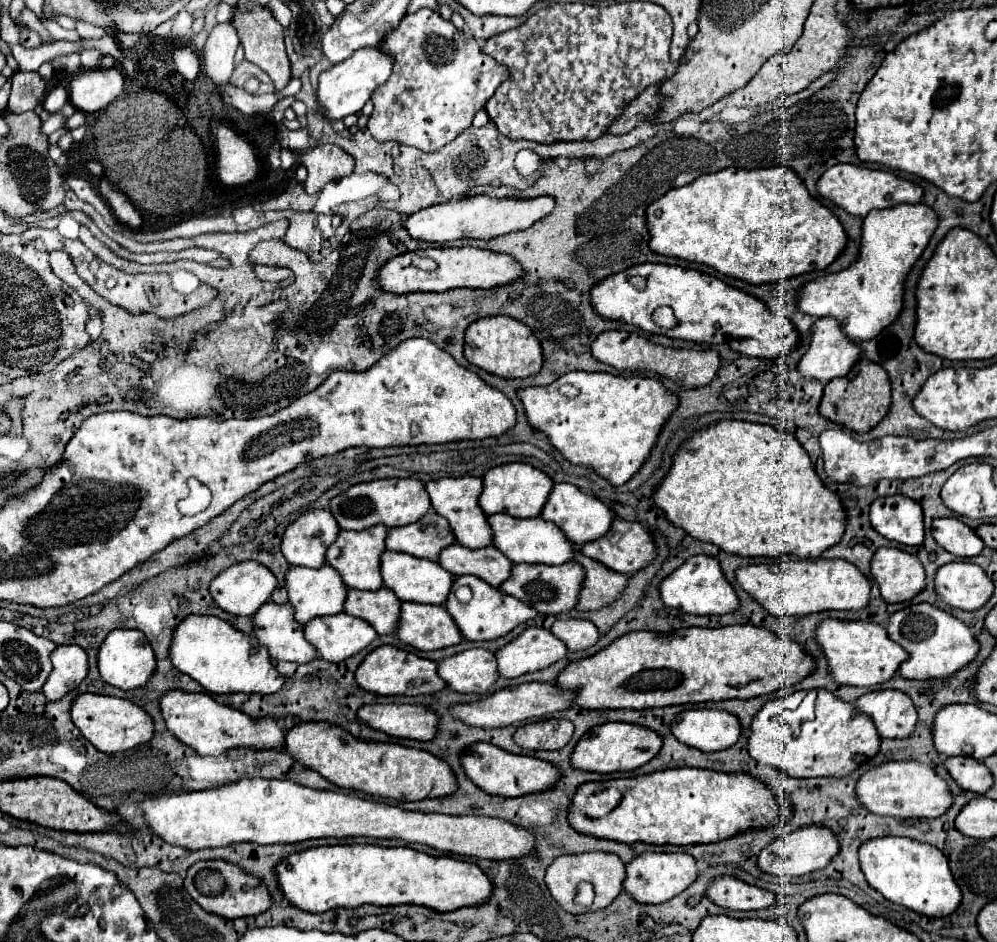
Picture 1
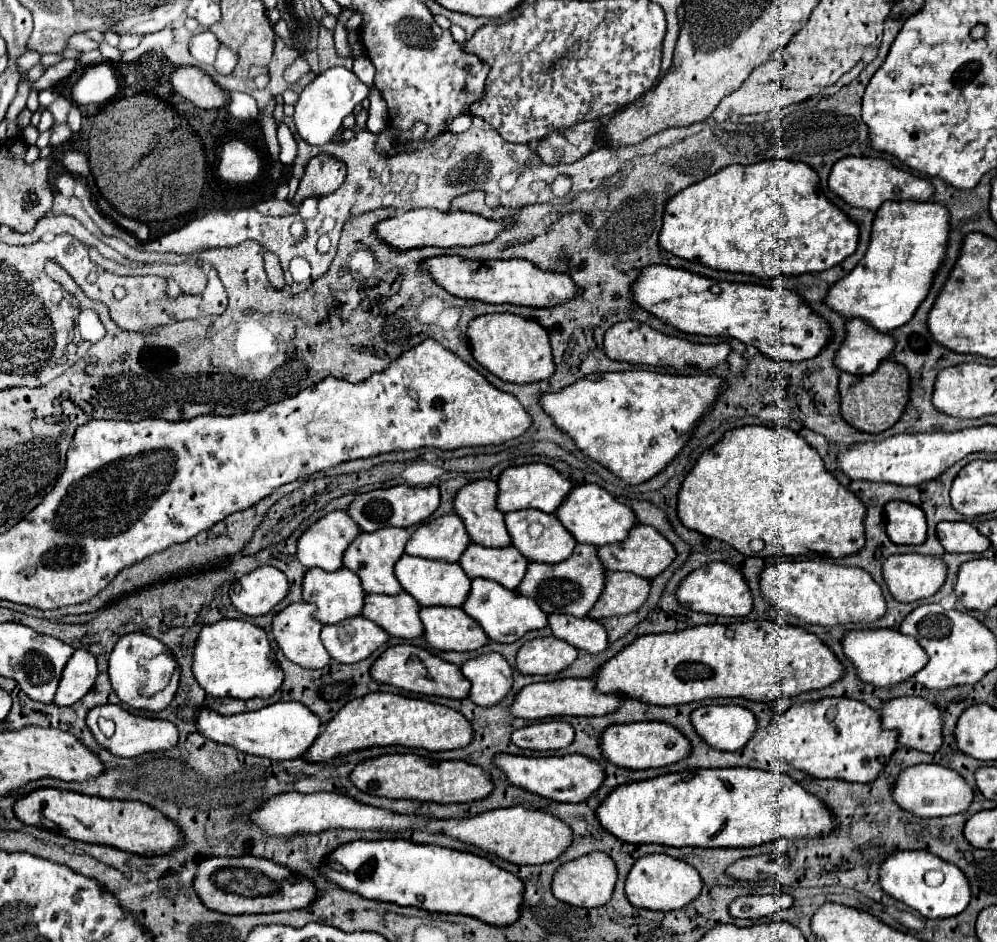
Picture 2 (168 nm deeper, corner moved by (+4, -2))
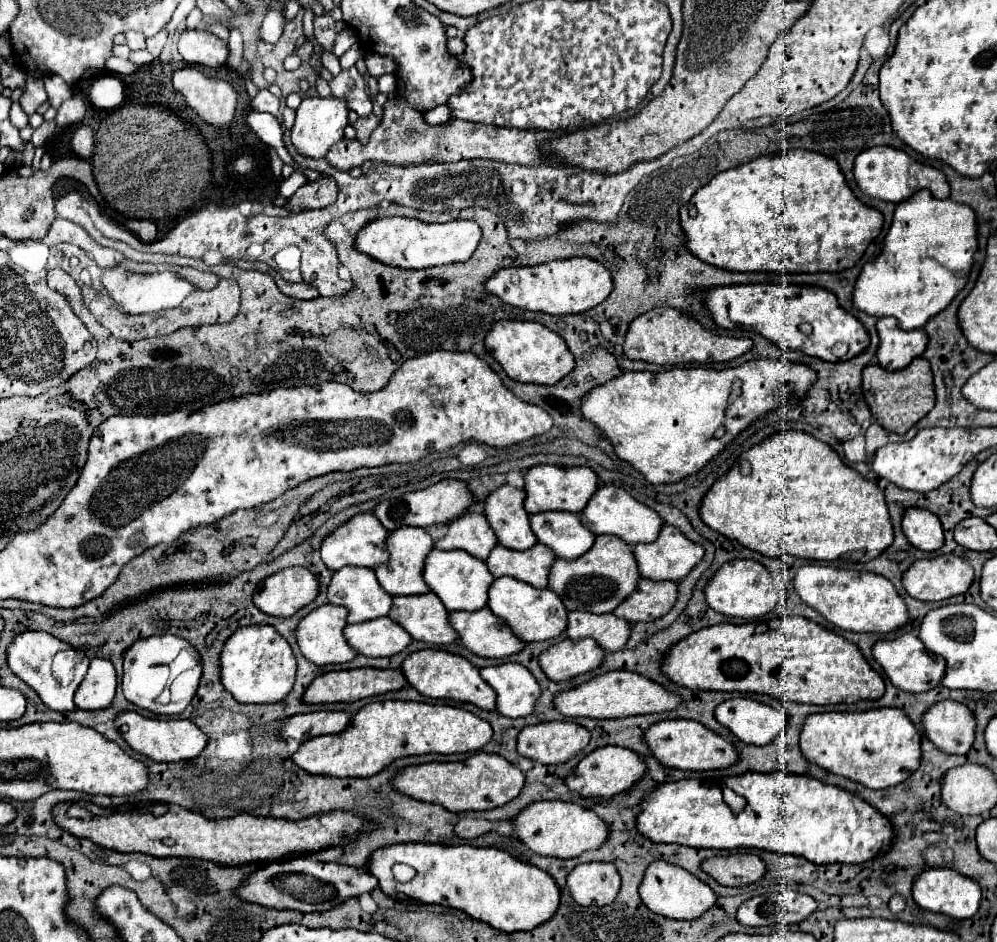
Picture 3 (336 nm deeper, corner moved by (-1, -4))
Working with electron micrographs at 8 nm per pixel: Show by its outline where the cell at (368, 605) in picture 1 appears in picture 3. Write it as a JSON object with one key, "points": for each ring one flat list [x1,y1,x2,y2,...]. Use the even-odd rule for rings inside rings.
{"points":[[433,592,419,596,395,596,389,614,407,632,427,644,453,644,459,642,459,634,449,624,449,612]]}

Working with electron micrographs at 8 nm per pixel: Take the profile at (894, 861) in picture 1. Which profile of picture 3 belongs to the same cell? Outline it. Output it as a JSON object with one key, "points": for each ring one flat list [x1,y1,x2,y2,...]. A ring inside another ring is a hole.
{"points":[[925,870,913,886,915,902,929,910,951,918,971,918,979,910,981,890,971,878,955,874,955,870]]}

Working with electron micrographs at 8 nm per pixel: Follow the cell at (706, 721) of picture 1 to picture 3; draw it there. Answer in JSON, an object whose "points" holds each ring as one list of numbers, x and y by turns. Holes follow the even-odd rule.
{"points":[[731,698,717,706,715,718,741,742,765,746,779,736,789,716,753,698]]}

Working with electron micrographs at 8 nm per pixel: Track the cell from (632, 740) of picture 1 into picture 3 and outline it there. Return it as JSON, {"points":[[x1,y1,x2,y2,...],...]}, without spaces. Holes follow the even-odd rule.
{"points":[[663,720,657,726,651,726,645,738,653,756,661,764,671,768,703,772,703,770,723,770,739,762,739,752,727,738,715,734,713,730,695,720]]}

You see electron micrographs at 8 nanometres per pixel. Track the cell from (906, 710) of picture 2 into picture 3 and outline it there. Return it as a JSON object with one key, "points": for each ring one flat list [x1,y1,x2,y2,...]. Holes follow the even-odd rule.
{"points":[[937,702,923,714,927,738,947,754,967,754,975,740,977,720,961,702]]}

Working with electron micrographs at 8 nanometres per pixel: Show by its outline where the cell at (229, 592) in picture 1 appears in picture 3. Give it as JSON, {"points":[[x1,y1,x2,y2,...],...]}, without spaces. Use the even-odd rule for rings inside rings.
{"points":[[303,566,285,568,263,580,263,586,255,594,255,604,265,614,289,618,317,598,319,586,321,582,311,570]]}

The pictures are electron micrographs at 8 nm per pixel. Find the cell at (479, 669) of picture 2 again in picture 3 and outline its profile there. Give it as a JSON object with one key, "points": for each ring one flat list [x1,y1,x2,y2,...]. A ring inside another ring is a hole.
{"points":[[515,662,489,666,481,668,481,676,497,692,497,712,509,718,533,714,541,686,525,666]]}

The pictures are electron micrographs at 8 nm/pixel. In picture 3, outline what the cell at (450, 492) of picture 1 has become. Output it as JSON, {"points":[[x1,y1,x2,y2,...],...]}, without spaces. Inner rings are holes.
{"points":[[503,484,483,502,485,516,495,530,499,544,511,550,529,550,537,544,537,536,529,524,529,514,523,506,523,492,523,488]]}

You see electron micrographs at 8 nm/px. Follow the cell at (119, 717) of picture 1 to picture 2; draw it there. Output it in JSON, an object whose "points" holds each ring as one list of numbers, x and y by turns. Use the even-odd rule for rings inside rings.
{"points":[[104,704,104,706,96,706,88,712,86,716,86,726,90,728,92,736,96,738,96,742,106,748,110,754,114,756,122,756,122,758,132,758,144,752,156,752,156,750,166,750,170,746,174,746,178,742,178,730,174,728,174,724,170,724,168,720,158,720,158,718,142,718,142,716,134,716,130,712,126,712,124,708,116,706,116,704],[98,718,106,718,112,720,116,724,116,734,112,738,106,738,100,730,98,730]]}

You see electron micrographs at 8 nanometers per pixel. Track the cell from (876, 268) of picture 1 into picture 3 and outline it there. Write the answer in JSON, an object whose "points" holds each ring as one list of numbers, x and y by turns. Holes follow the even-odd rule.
{"points":[[919,190,919,194,897,204,881,254,869,260,857,278,853,304,877,318,897,318,905,330,923,328,965,288,977,252,977,238,975,210,949,198,931,198,927,190]]}

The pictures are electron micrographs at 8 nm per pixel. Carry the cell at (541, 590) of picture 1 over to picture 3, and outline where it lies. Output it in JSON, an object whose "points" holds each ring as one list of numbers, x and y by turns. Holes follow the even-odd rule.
{"points":[[597,536,593,548,577,560,557,558,551,568,549,588,559,594,567,610,587,610,593,614,613,612,619,602,633,594,641,574,633,556,633,548,619,536]]}

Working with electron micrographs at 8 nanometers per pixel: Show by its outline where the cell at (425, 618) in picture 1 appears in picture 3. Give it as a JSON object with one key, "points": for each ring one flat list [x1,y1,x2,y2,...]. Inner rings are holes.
{"points":[[489,608,477,612,451,612,449,620,459,632,461,644,477,656,505,658,525,648,523,640,513,634,509,624]]}

